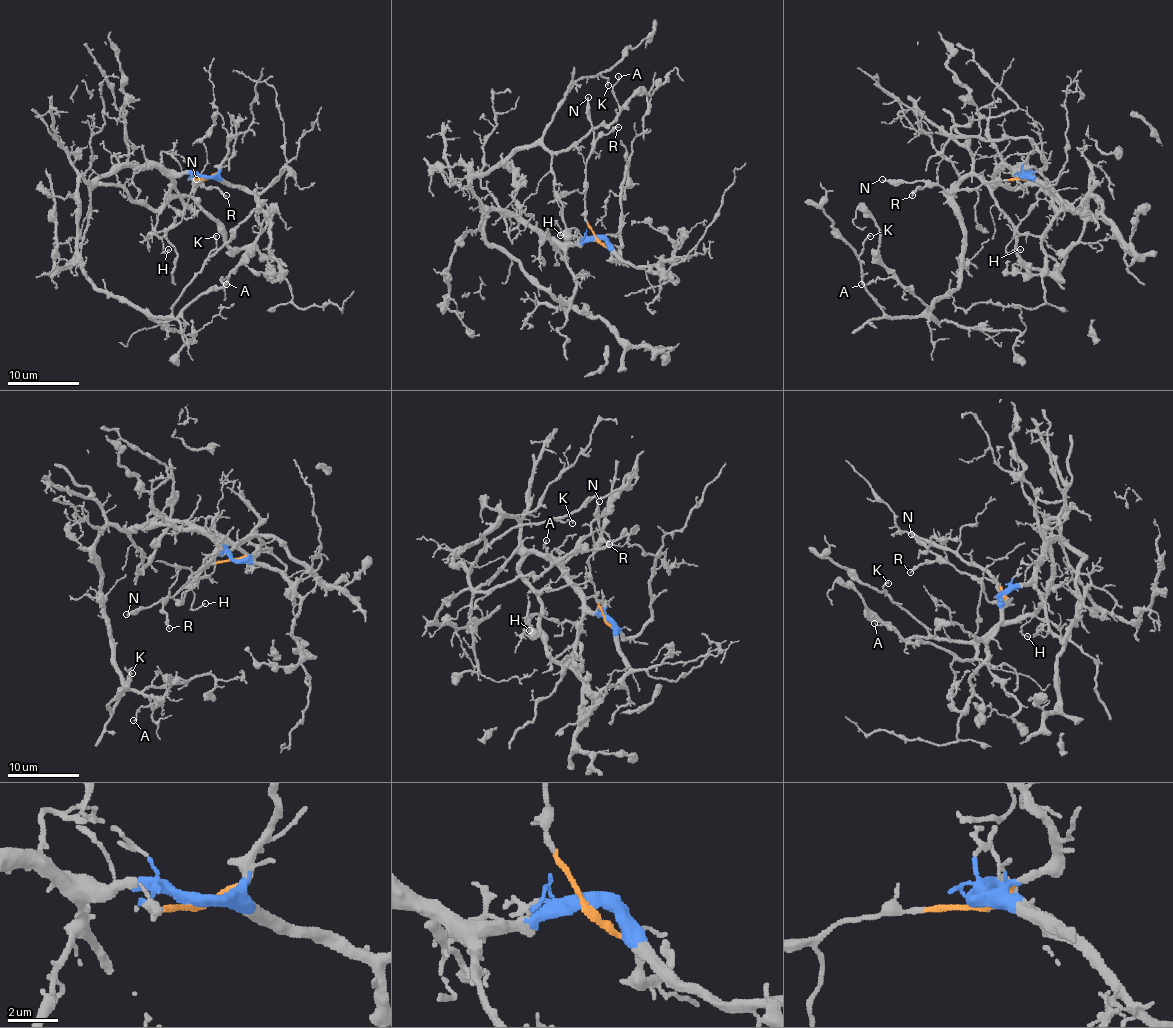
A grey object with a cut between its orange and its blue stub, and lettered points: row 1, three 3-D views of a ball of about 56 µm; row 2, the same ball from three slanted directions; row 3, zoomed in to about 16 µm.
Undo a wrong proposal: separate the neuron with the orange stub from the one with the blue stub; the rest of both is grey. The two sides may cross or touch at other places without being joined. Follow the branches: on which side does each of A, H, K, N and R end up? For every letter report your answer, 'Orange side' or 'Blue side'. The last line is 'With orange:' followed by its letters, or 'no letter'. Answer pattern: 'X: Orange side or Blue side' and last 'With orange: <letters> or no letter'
A: Blue side
H: Blue side
K: Blue side
N: Orange side
R: Orange side
With orange: N, R

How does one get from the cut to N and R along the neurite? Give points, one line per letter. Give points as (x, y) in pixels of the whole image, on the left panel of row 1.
N: (205, 178), (193, 180), (194, 190), (202, 181), (196, 180)
R: (205, 178), (193, 180), (193, 189), (200, 185), (216, 187), (227, 196)

